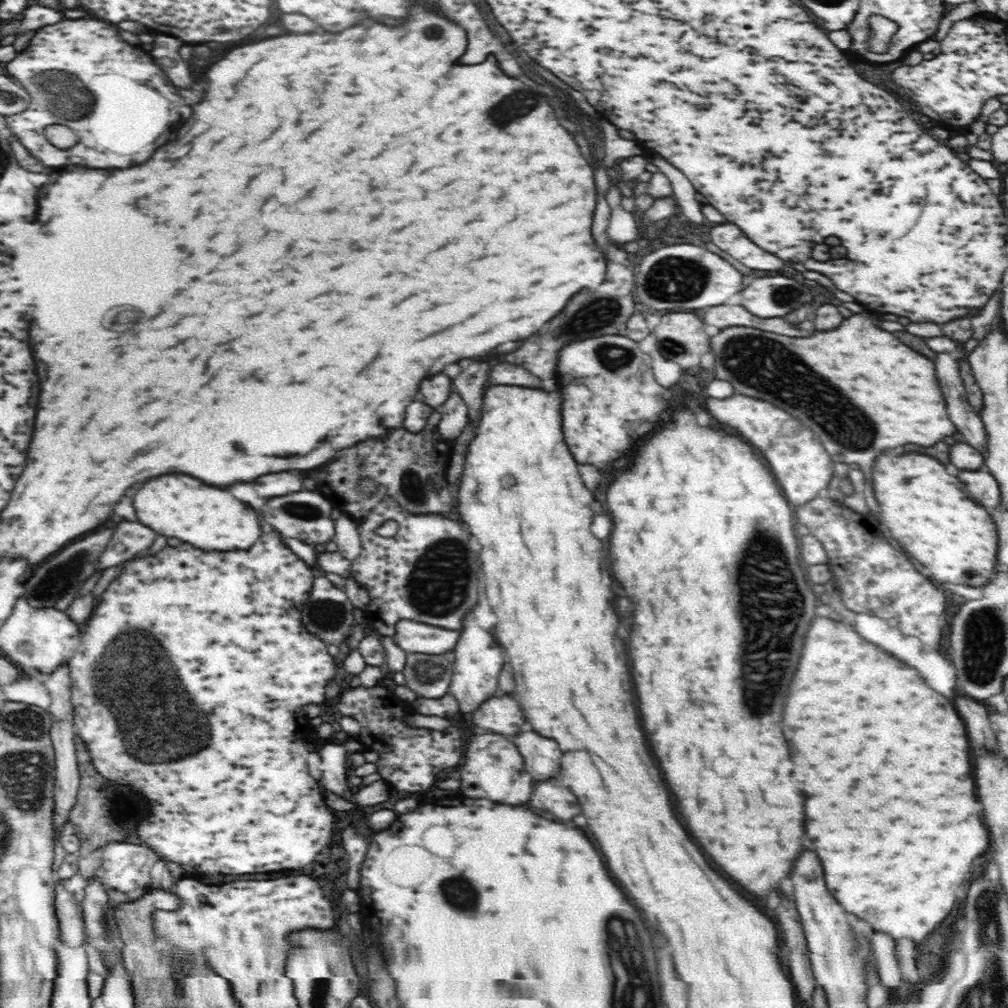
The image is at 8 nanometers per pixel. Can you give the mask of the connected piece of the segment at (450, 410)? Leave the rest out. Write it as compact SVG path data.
M454 394L444 406L438 406L436 412L442 414L442 422L438 426L438 434L444 440L452 443L462 434L466 422L468 422L468 406L464 404L462 398L458 398Z

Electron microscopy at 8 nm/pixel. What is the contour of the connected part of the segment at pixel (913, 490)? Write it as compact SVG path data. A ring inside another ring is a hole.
M920 454L904 456L880 456L876 470L872 468L875 497L879 511L886 520L886 528L892 538L896 538L912 556L930 570L932 580L942 584L950 583L966 586L986 586L996 574L997 528L989 509L974 502L964 484L946 472L946 468L930 458Z

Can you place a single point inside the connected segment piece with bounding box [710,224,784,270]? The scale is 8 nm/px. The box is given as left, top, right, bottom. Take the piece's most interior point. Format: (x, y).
(728, 237)

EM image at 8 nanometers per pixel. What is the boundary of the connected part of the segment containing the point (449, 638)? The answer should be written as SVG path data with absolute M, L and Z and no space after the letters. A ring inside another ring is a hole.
M404 618L404 622L396 622L394 644L402 648L404 652L442 654L442 652L453 650L458 640L458 632L458 630L426 626L426 624Z

